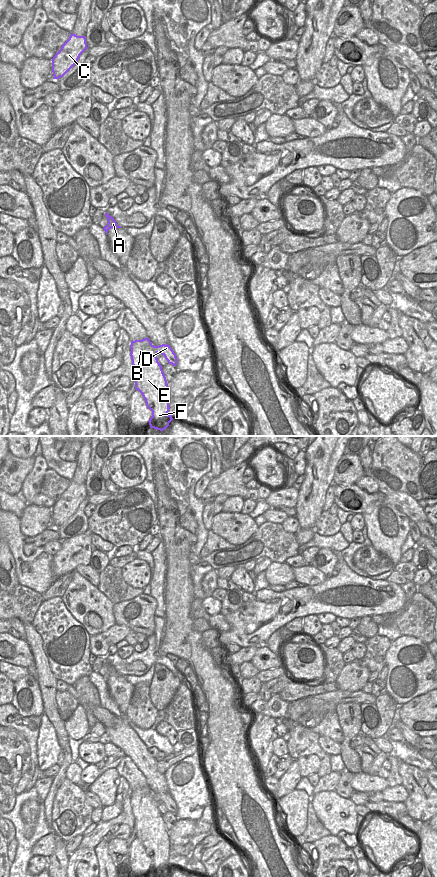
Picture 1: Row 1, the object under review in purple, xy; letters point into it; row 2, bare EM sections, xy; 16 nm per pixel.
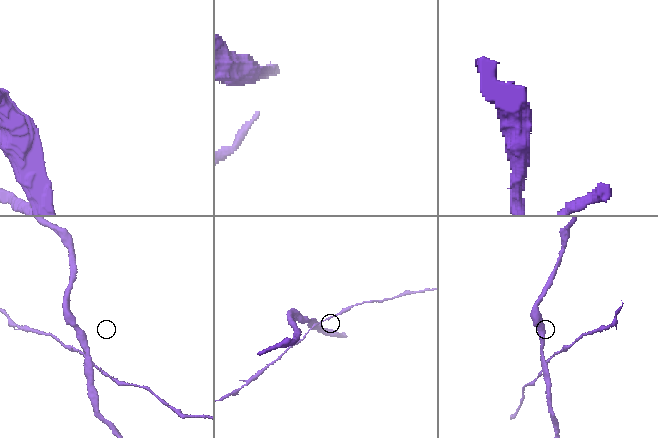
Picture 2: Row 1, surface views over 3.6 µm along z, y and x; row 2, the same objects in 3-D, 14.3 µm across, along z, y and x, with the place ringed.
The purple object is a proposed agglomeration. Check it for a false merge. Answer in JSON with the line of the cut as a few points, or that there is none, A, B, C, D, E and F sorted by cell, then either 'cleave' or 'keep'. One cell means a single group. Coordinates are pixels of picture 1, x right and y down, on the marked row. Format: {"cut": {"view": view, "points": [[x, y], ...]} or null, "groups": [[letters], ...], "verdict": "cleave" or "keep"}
{"cut": {"view": "xy", "points": [[154, 346], [156, 353]]}, "groups": [["A", "B", "C", "E", "F"], ["D"]], "verdict": "cleave"}

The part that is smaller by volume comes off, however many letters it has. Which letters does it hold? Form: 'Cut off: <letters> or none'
Cut off: D

